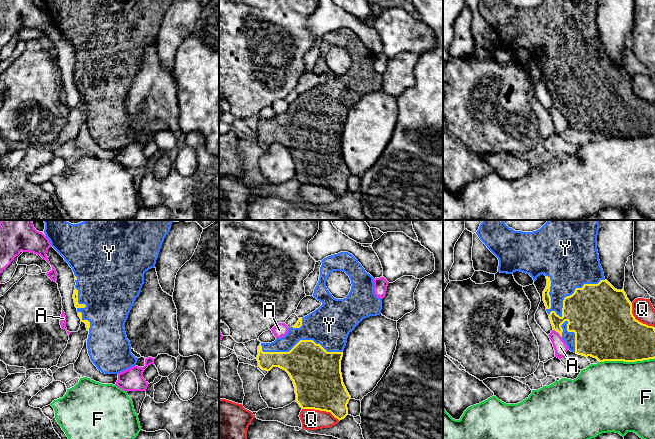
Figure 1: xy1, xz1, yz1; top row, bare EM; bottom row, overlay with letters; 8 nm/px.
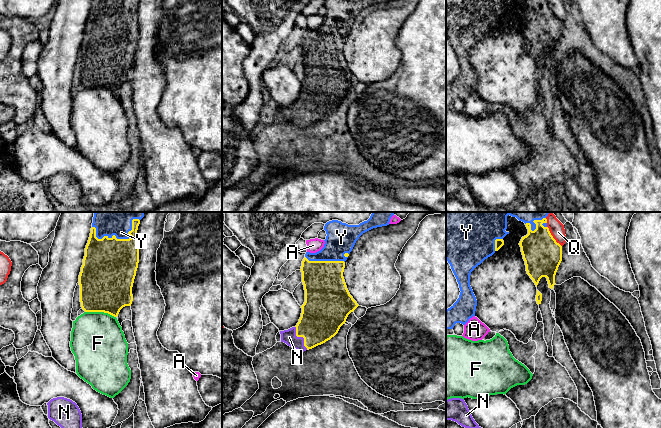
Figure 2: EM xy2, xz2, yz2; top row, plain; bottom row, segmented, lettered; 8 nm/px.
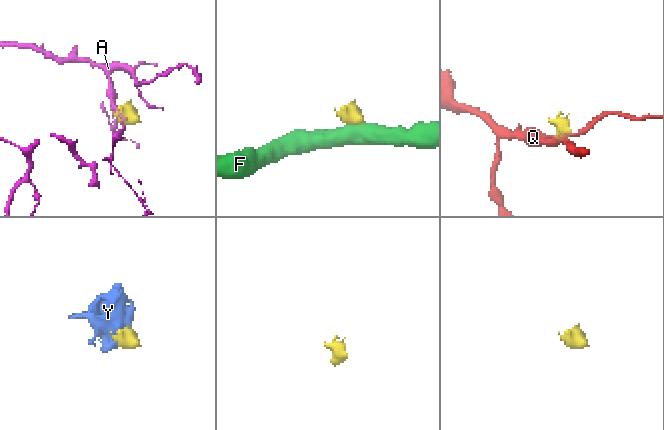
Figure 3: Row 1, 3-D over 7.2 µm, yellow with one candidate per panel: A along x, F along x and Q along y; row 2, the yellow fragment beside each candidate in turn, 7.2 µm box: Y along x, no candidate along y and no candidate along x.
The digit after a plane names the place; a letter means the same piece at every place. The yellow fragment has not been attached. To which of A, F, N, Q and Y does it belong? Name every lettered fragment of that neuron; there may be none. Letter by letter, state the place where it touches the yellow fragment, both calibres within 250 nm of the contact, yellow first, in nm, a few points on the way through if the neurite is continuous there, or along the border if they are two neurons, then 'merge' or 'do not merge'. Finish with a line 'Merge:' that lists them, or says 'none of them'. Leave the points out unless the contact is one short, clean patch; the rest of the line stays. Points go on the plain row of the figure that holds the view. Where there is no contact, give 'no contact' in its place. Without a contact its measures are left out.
A: yz1 (558, 108) | 300/110 nm | along yz1 (553, 105), (561, 113) | do not merge
F: yz1 (626, 137) | 440/500 nm | do not merge
N: xz2 (301, 112) | 340/120 nm | across xz2 (323, 90), (301, 112), (289, 113) | merge
Q: xz1 (321, 186) | 400/170 nm | do not merge
Y: xz1 (299, 117) | 380/300 nm | merge
Merge: N, Y

